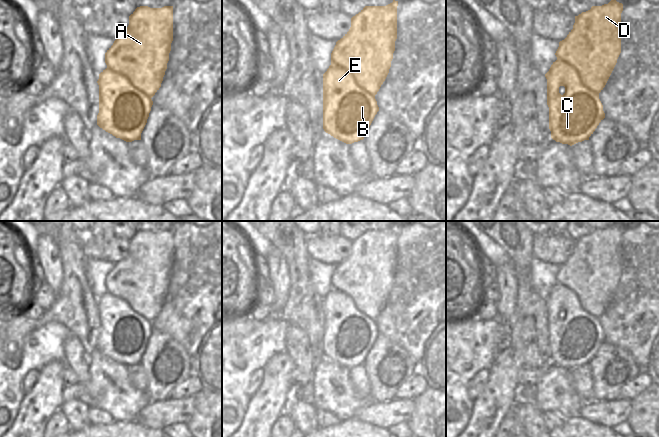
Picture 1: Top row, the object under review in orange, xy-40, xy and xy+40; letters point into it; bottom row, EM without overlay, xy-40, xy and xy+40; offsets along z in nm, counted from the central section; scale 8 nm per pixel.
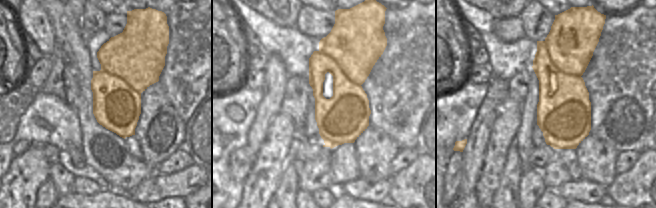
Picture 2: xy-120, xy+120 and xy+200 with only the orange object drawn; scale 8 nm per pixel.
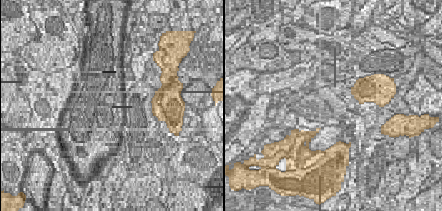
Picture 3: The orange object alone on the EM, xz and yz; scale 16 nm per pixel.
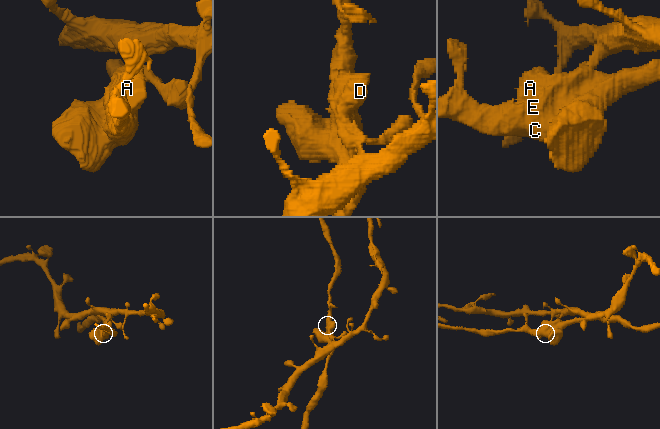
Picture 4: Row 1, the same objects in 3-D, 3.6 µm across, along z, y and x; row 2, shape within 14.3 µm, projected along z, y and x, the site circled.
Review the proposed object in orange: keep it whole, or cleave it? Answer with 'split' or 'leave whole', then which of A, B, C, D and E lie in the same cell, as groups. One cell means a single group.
split; A D / B C E

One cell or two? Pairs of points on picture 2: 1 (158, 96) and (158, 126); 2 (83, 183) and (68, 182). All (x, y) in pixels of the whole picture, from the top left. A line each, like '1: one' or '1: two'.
1: one
2: two

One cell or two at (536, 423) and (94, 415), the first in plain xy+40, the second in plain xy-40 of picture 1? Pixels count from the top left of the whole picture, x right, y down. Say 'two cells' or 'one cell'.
two cells

